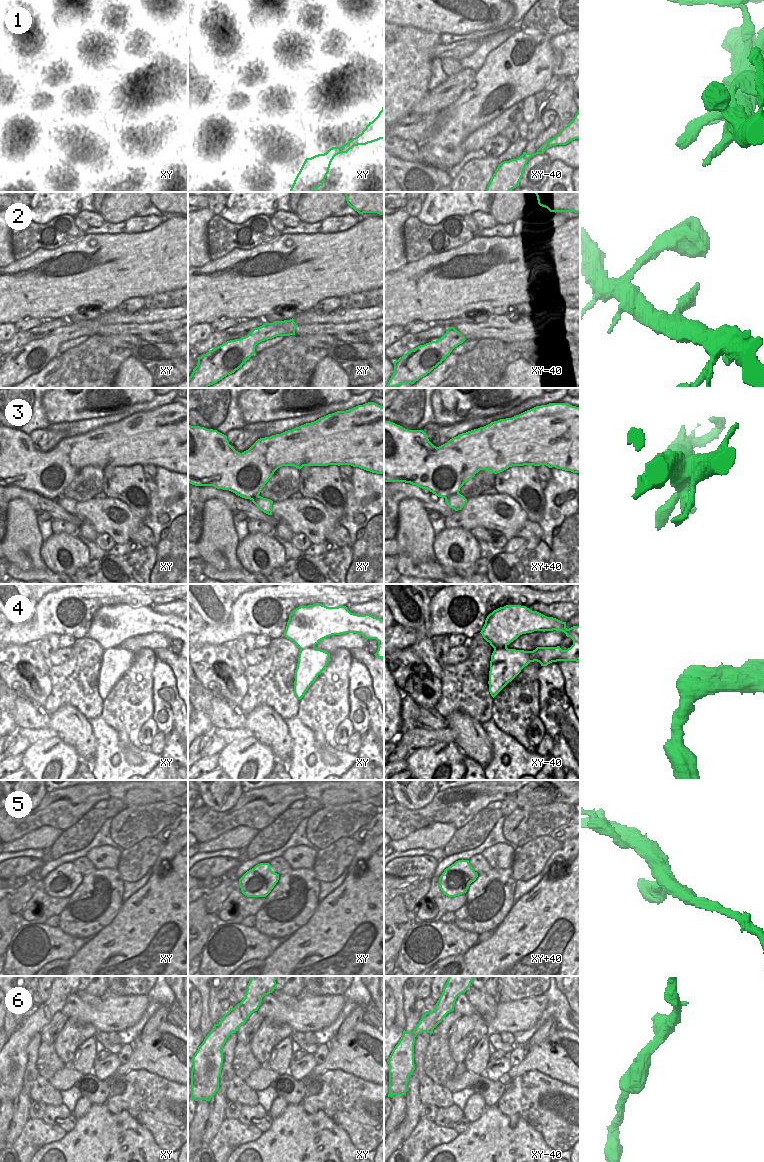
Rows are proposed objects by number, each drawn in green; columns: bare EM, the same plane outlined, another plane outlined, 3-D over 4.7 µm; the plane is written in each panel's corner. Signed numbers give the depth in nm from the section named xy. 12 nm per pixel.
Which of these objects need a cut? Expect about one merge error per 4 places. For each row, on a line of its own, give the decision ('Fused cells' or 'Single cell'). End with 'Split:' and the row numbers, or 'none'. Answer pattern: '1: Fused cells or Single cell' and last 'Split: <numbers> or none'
1: Single cell
2: Single cell
3: Single cell
4: Single cell
5: Single cell
6: Single cell
Split: none

